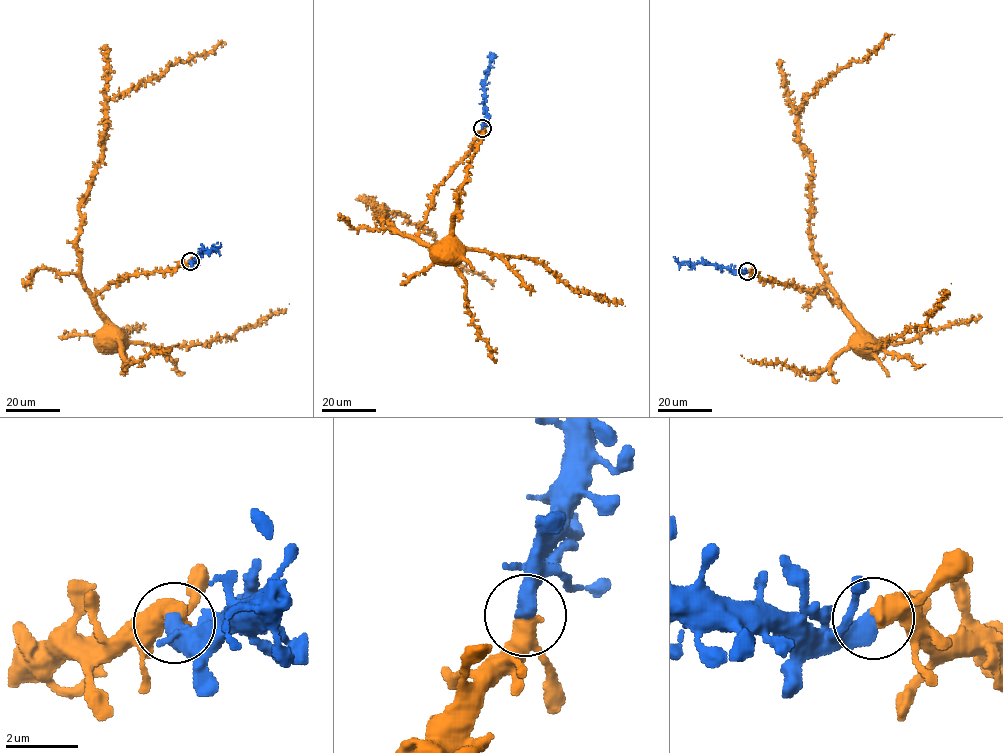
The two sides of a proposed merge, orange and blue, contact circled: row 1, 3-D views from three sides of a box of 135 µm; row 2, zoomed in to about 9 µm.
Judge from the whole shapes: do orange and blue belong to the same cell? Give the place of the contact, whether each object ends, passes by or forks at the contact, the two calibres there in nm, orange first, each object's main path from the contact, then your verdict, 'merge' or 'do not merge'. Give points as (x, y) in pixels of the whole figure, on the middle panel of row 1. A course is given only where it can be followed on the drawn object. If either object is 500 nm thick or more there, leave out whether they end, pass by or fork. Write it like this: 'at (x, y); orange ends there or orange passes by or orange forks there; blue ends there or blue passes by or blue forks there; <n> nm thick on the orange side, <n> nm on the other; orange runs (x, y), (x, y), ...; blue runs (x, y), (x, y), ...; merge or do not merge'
at (482, 128); 400 nm thick on the orange side, 550 nm on the other; orange runs (482, 128), (416, 236), (376, 217), (387, 220), (377, 211), (387, 210), (425, 227), (491, 289); blue runs (482, 128), (485, 112), (484, 79), (494, 53), (490, 52); merge

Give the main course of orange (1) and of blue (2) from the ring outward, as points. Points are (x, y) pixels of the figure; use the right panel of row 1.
1: (747, 271), (841, 304), (812, 248), (812, 172), (797, 113), (820, 84), (894, 35)
2: (747, 271), (715, 265), (679, 263), (673, 257)

